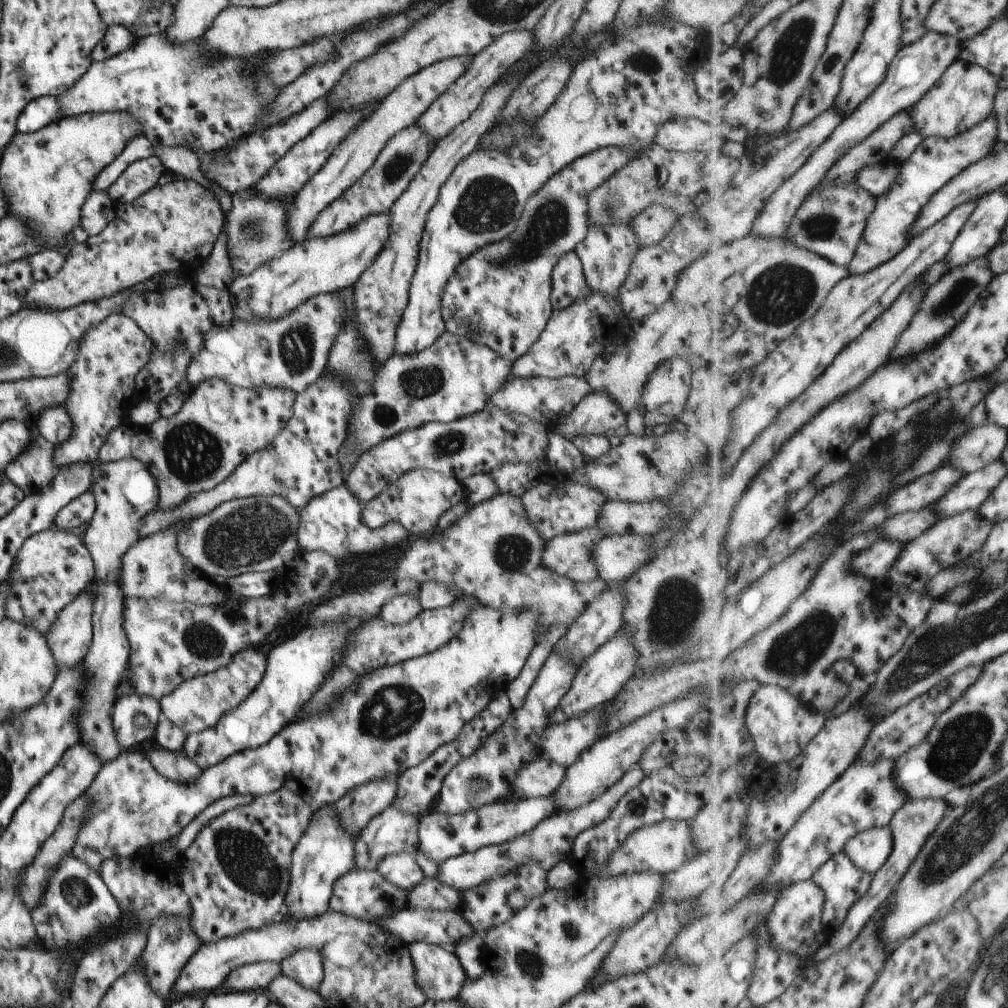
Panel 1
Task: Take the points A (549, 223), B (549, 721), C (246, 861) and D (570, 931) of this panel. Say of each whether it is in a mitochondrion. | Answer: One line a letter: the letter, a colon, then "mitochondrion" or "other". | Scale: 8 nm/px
A: mitochondrion
B: other
C: mitochondrion
D: other

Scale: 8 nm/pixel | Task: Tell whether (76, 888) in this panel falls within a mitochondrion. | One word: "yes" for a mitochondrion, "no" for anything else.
yes

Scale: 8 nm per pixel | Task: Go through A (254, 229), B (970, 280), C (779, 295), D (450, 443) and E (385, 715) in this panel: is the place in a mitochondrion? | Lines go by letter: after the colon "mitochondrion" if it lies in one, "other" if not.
A: mitochondrion
B: mitochondrion
C: mitochondrion
D: mitochondrion
E: mitochondrion

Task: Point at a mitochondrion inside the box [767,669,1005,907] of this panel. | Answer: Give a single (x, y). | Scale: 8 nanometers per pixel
(956, 750)

